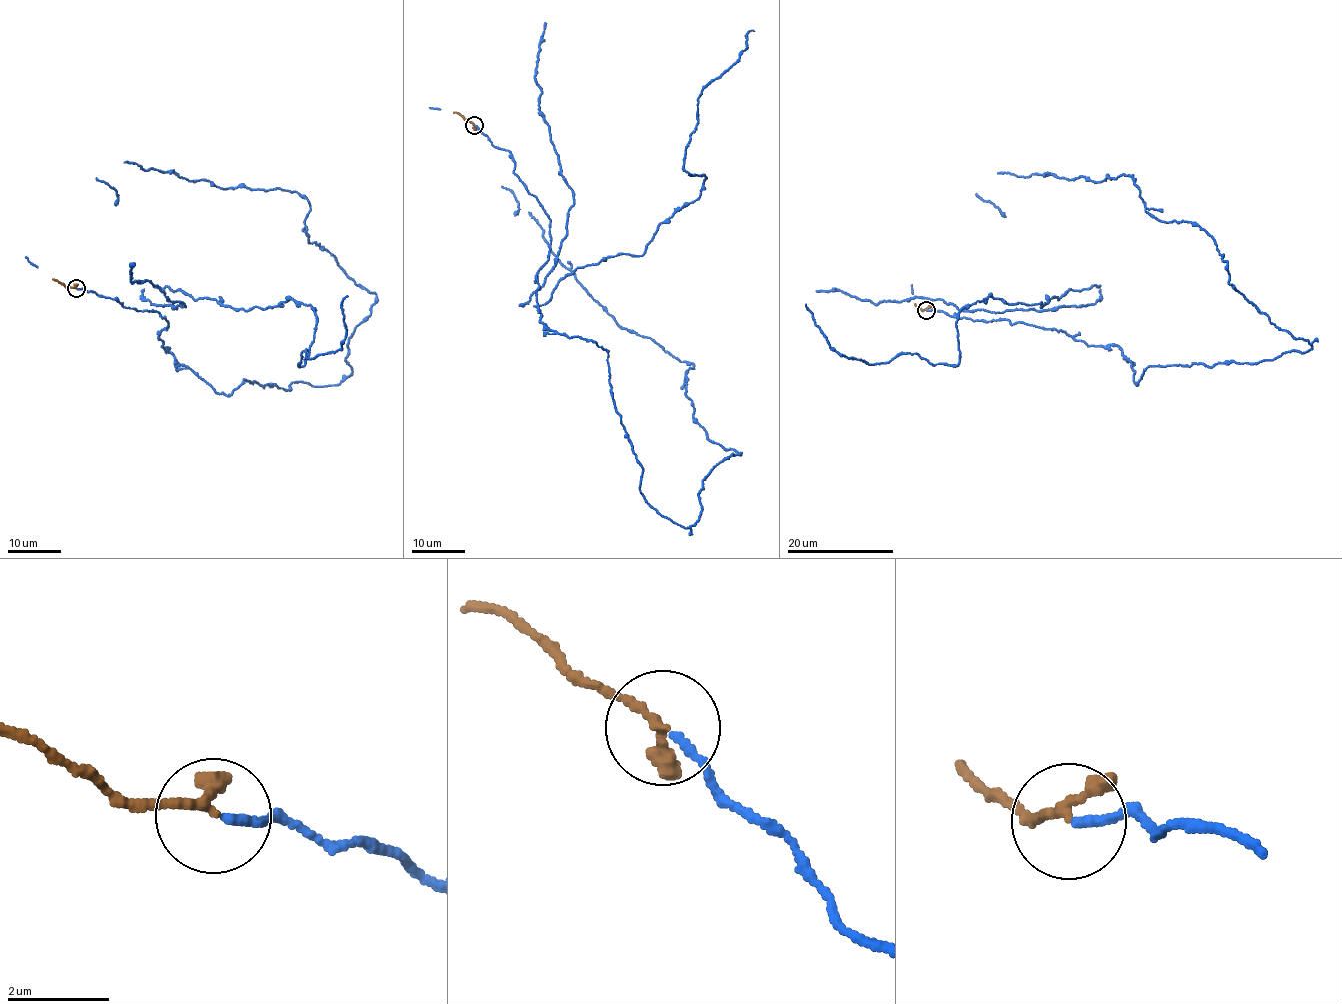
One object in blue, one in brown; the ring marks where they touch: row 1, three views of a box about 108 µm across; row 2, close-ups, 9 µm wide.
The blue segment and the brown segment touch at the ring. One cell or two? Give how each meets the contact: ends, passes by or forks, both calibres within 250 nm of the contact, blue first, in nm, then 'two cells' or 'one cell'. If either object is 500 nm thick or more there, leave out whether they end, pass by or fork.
blue ends | brown passes by | 150/180 nm | one cell

